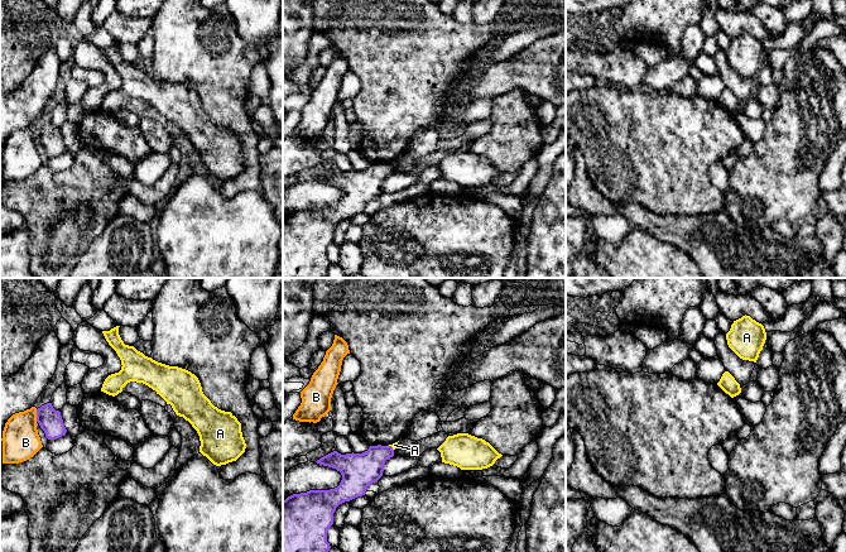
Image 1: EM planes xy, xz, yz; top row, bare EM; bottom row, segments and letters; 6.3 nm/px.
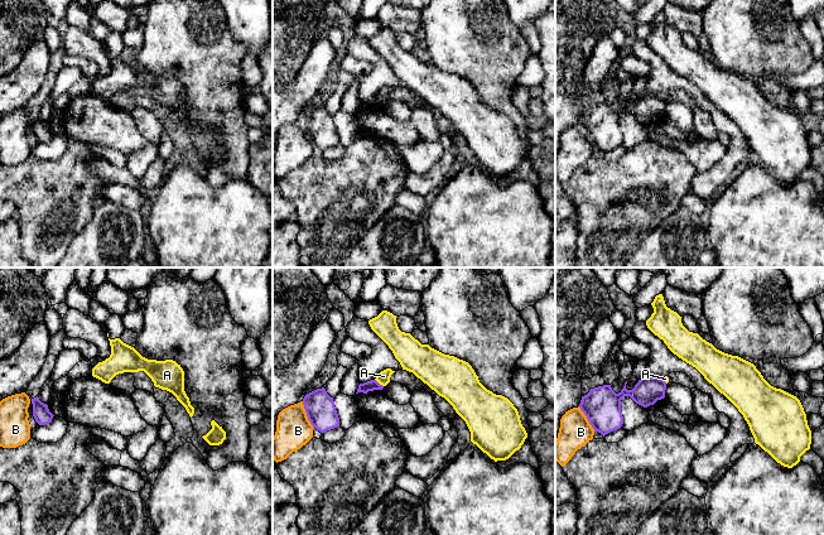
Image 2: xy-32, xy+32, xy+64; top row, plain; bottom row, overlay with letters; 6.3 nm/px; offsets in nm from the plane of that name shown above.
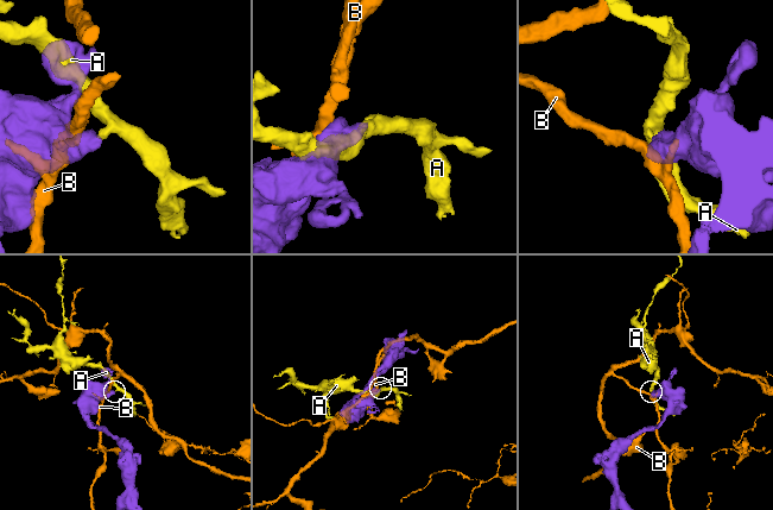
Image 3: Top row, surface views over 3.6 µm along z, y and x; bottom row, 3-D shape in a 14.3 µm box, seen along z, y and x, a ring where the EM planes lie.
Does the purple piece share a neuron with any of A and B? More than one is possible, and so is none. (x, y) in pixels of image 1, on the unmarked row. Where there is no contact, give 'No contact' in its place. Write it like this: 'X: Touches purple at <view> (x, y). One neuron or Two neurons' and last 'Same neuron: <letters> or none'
A: Touches purple at xz (392, 164). Two neurons
B: Touches purple at xy (37, 133). Two neurons
Same neuron: none

